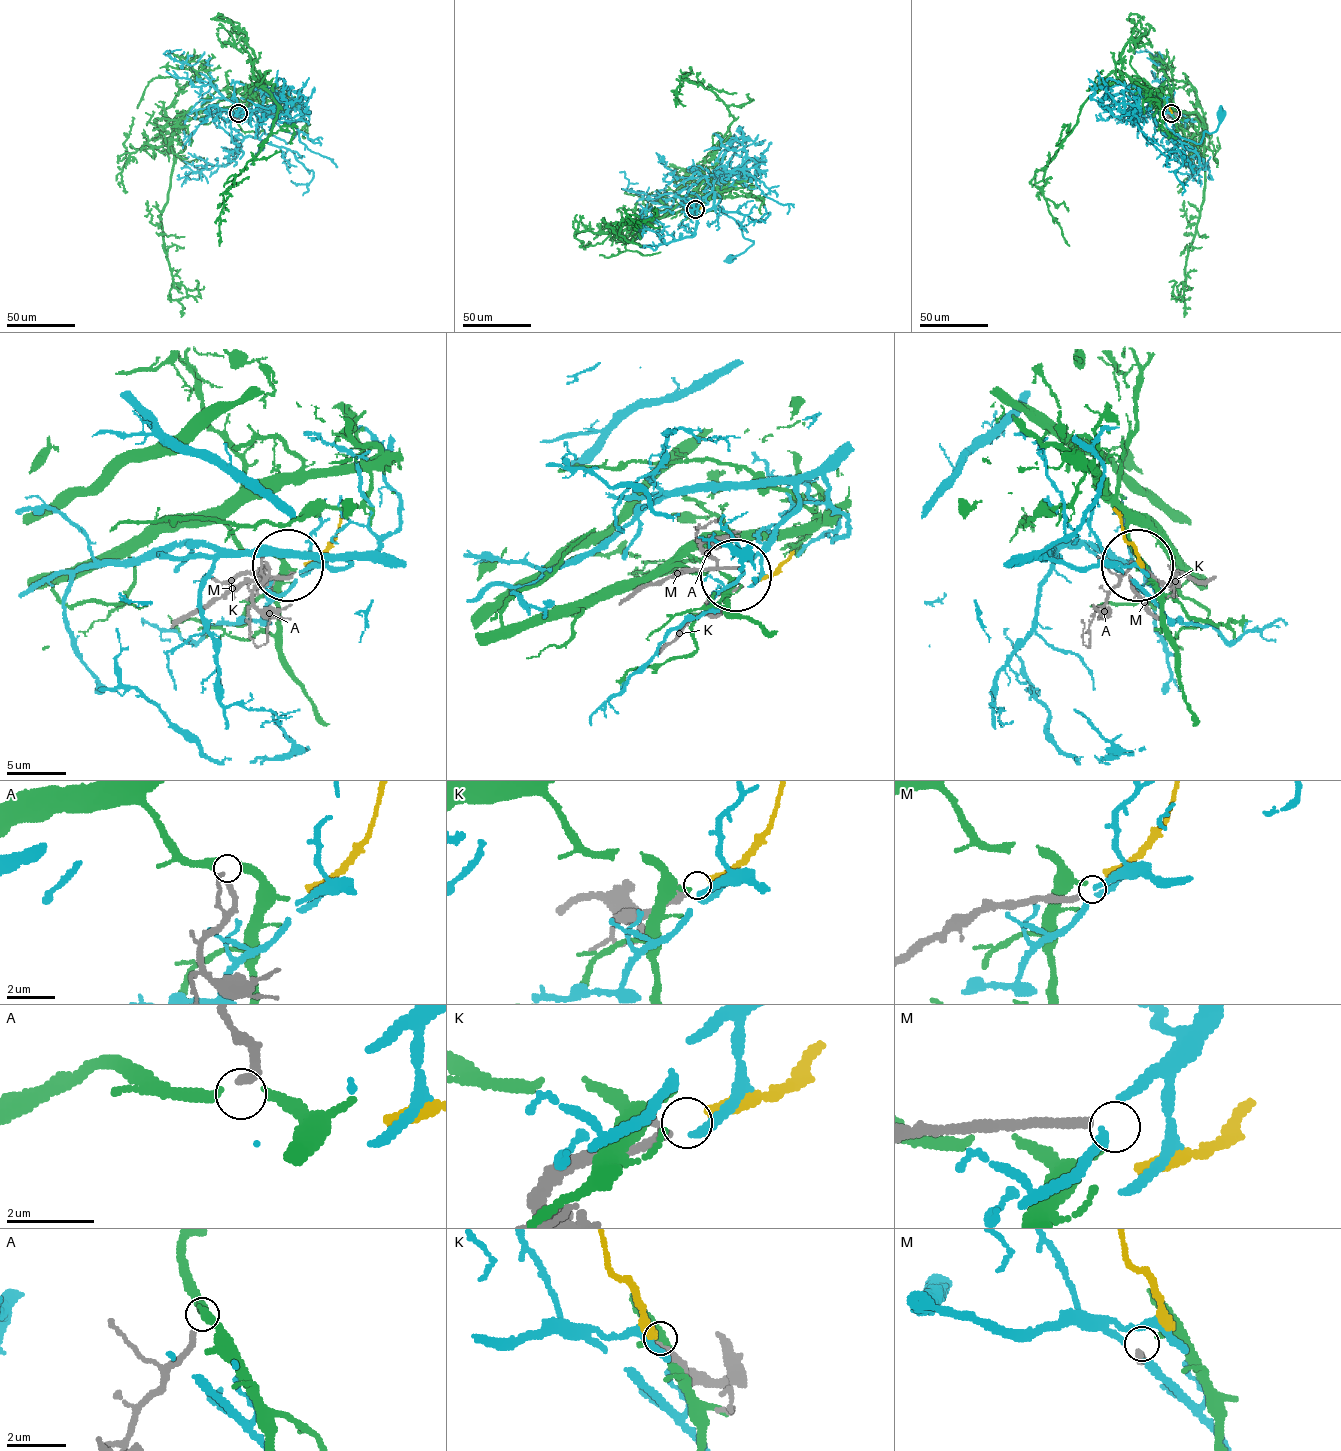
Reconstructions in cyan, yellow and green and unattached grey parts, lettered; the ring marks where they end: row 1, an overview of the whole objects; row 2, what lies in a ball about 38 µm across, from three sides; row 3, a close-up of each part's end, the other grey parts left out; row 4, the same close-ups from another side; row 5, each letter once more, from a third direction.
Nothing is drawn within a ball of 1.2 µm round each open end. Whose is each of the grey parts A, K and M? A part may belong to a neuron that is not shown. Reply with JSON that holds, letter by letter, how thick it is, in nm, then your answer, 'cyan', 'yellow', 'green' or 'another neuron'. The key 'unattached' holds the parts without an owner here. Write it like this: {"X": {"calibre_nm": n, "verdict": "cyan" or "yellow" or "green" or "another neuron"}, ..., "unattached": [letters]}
{"A": {"calibre_nm": 200, "verdict": "green"}, "K": {"calibre_nm": 240, "verdict": "yellow"}, "M": {"calibre_nm": 240, "verdict": "another neuron"}, "unattached": ["M"]}

